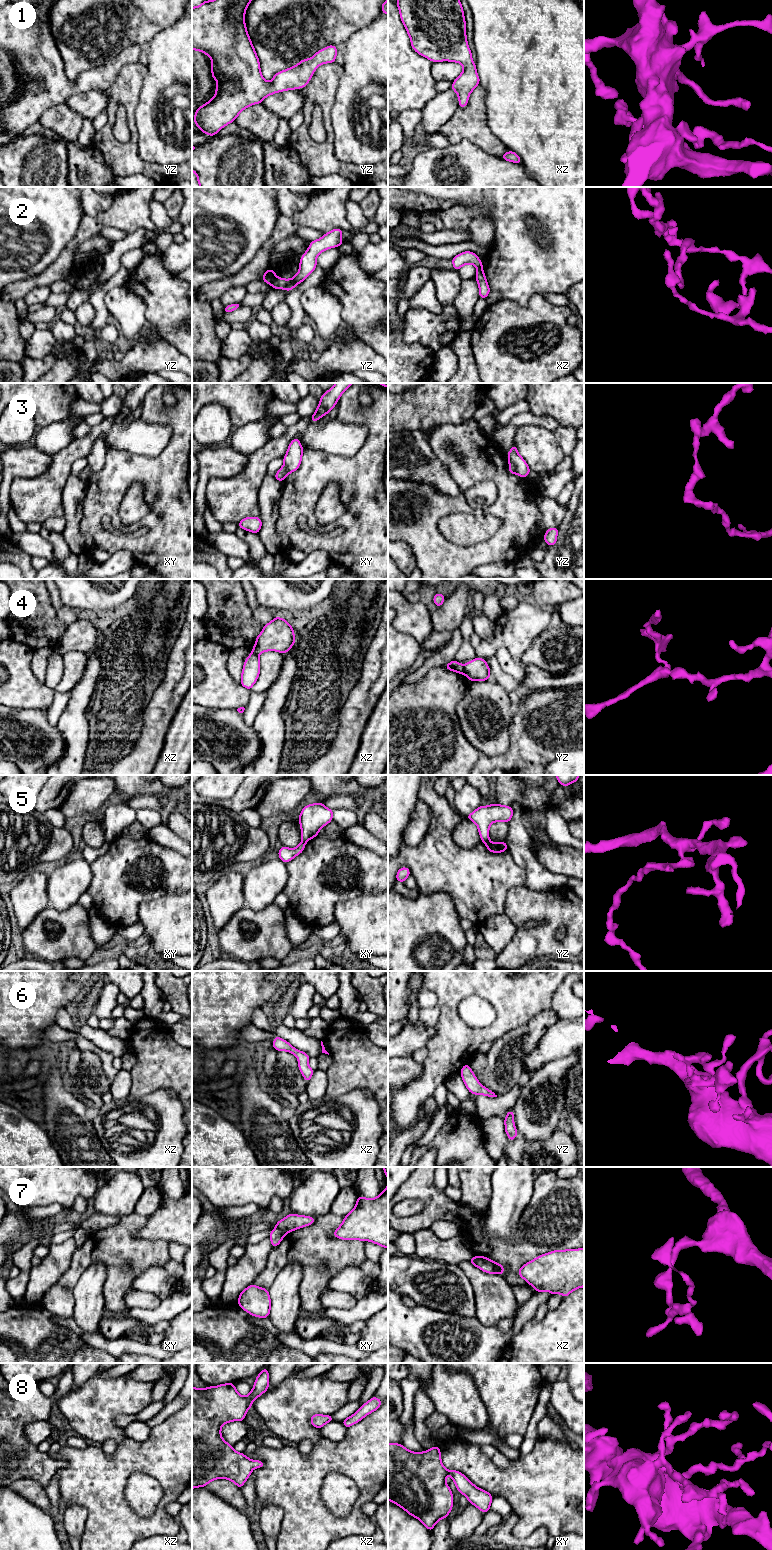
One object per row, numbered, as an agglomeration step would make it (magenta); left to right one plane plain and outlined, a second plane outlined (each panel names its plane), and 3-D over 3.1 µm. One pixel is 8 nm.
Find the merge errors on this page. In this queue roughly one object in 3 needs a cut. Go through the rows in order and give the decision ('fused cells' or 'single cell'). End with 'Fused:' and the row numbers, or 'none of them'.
1: single cell
2: fused cells
3: fused cells
4: fused cells
5: fused cells
6: single cell
7: fused cells
8: single cell
Fused: 2, 3, 4, 5, 7

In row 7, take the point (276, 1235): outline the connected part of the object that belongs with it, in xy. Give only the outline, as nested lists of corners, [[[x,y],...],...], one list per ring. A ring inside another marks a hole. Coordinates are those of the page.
[[[277,1227],[274,1228],[269,1234],[269,1238],[271,1240],[272,1248],[277,1247],[279,1245],[279,1243],[283,1240],[285,1235],[286,1235],[286,1233],[281,1231],[279,1228],[277,1228]]]

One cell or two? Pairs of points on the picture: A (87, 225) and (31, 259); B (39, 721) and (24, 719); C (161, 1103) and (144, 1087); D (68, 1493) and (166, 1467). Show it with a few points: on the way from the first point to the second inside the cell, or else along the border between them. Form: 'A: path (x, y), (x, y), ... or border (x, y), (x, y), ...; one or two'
A: border (85, 214), (81, 219), (76, 236), (63, 250); two
B: path (35, 721), (28, 721); one
C: border (173, 1092), (154, 1090), (145, 1095), (130, 1095); two
D: path (92, 1481), (102, 1480), (121, 1465), (142, 1465); one

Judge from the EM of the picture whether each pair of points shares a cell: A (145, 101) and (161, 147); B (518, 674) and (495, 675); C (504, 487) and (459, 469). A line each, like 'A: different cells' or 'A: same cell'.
A: same cell
B: different cells
C: same cell

